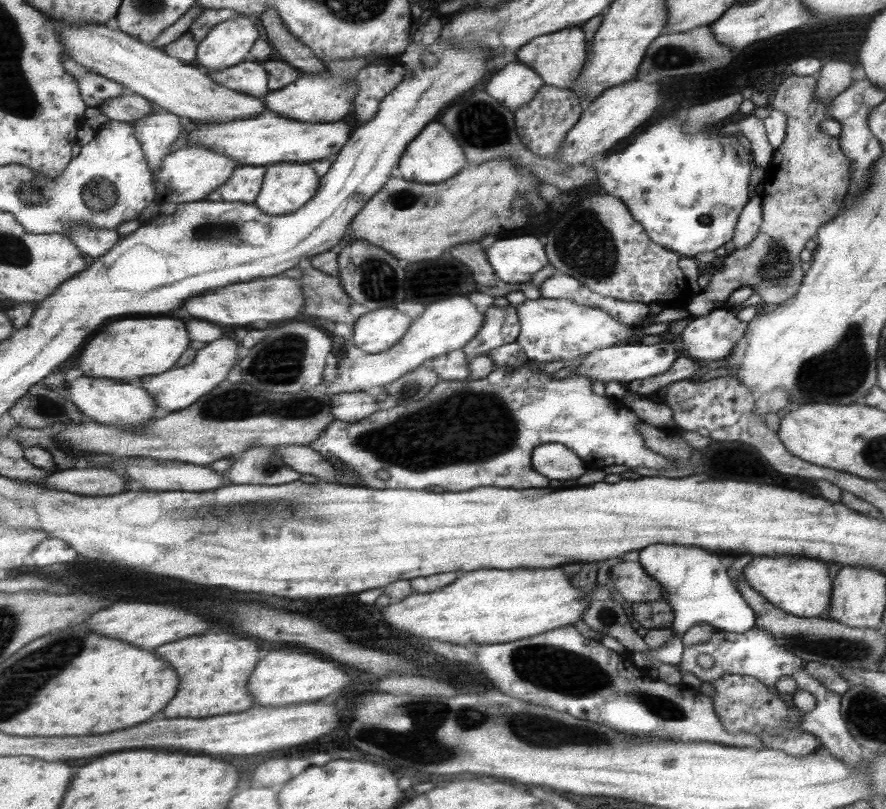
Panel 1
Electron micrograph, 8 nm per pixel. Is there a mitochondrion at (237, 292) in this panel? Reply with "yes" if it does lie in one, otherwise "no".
no

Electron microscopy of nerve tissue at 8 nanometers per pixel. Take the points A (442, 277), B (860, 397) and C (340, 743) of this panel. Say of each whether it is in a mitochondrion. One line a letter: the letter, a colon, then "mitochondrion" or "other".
A: other
B: other
C: other

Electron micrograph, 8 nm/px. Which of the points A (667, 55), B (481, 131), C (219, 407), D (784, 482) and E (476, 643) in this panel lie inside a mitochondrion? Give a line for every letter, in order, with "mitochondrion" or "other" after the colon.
A: mitochondrion
B: mitochondrion
C: mitochondrion
D: other
E: other

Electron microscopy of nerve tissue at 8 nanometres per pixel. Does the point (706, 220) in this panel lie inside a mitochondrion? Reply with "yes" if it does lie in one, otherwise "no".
no

